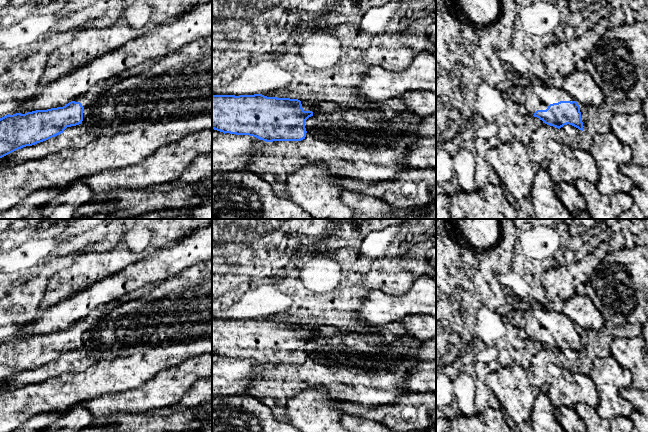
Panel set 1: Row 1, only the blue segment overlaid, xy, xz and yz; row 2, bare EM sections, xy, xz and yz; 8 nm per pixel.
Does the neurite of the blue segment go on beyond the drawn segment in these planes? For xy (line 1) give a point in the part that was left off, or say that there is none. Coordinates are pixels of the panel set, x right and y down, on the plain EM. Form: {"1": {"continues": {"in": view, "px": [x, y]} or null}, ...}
{"1": {"continues": {"in": "xy", "px": [96, 316]}}}

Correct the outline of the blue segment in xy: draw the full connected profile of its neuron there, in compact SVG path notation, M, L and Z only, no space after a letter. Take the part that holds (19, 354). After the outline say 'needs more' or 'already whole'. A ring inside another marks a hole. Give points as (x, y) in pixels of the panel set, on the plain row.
M122 302L95 308L85 319L63 331L16 337L0 342L0 382L26 370L46 365L83 345L83 334L98 326L103 317Z; needs more

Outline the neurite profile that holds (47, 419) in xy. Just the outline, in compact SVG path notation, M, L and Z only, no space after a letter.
M54 412L54 413L44 413L41 415L33 416L29 421L25 422L24 424L22 424L20 427L18 427L17 429L15 429L12 432L36 432L36 431L39 431L41 429L46 429L49 425L51 425L56 420L58 420L59 417L61 415L64 415L64 414L65 413L60 414L60 413Z

